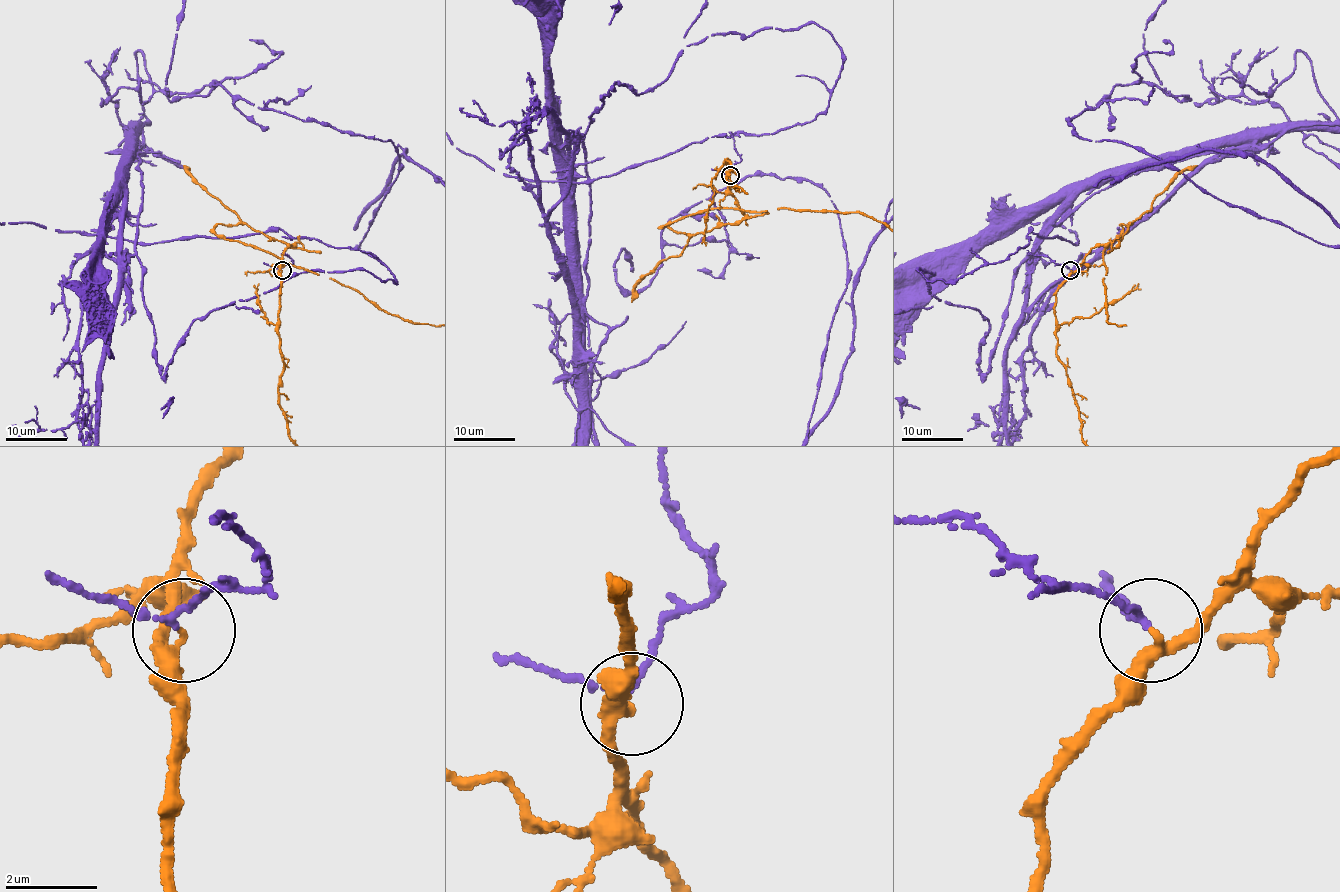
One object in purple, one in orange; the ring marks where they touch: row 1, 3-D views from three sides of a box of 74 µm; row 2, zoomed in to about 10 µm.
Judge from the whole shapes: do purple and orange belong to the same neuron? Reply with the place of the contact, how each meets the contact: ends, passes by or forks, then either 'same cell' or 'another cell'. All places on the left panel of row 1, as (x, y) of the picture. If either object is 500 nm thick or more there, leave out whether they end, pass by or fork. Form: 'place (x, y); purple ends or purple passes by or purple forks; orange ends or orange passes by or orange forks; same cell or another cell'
place (282, 270); purple passes by; orange passes by; same cell

